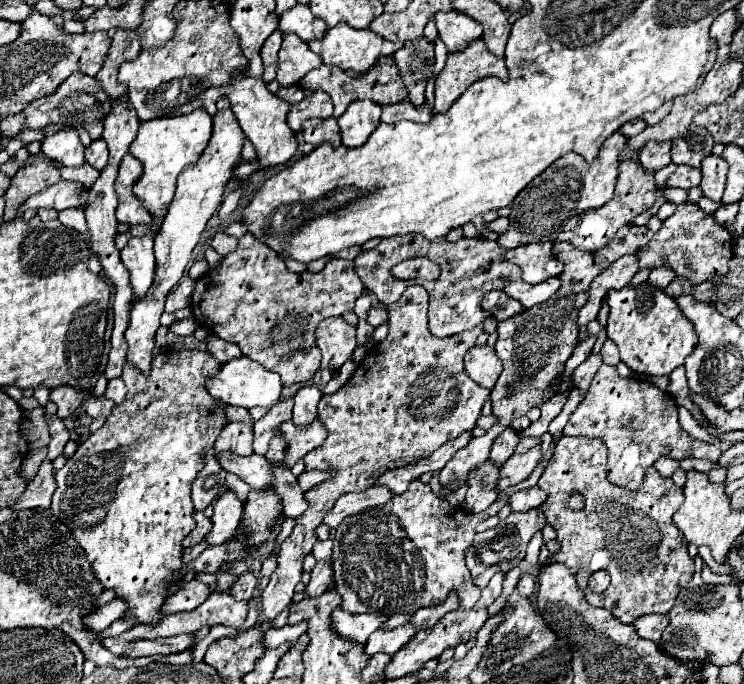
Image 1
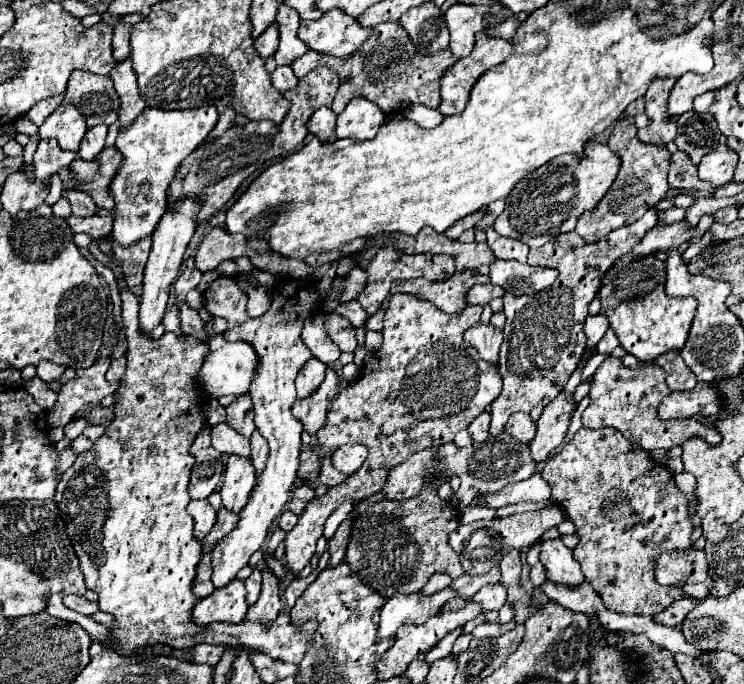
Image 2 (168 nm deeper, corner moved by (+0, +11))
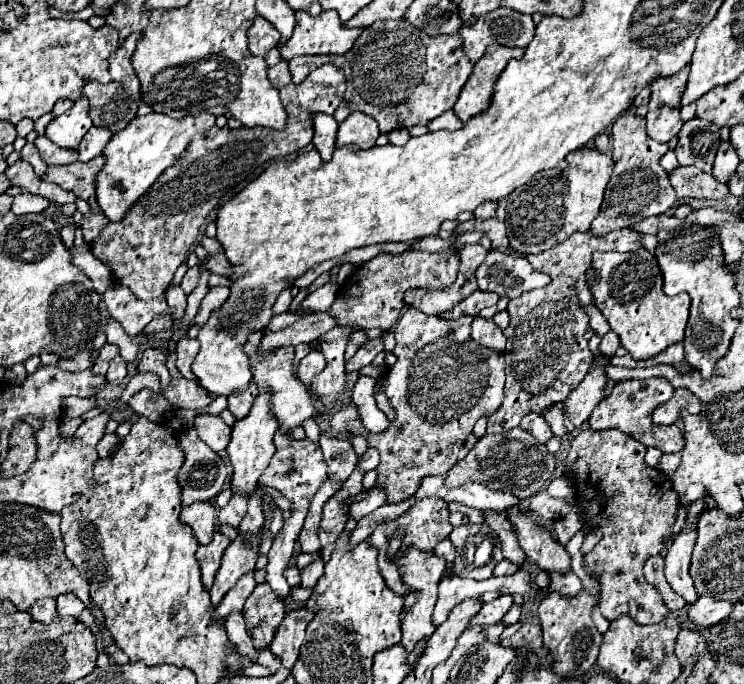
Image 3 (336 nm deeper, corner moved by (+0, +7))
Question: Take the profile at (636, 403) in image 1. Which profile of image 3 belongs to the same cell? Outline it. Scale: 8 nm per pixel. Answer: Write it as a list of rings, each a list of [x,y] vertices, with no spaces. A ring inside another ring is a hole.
[[[653,377],[653,379],[645,379],[645,381],[637,381],[637,379],[621,381],[613,387],[611,395],[605,397],[599,407],[595,407],[595,411],[589,417],[589,425],[591,425],[591,429],[613,429],[615,427],[615,429],[629,433],[631,437],[635,437],[637,441],[641,441],[647,447],[655,447],[663,453],[679,453],[685,445],[685,439],[683,439],[679,427],[677,425],[663,427],[663,425],[655,425],[651,421],[653,407],[663,401],[669,401],[673,397],[673,393],[675,393],[675,389],[665,377]]]

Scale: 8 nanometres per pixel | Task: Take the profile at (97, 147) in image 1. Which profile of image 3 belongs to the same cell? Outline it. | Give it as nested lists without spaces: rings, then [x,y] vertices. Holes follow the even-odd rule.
[[[91,127],[87,131],[87,135],[83,137],[81,145],[79,145],[79,161],[91,161],[93,157],[101,155],[103,147],[107,145],[107,141],[111,139],[111,131],[103,129],[103,127]]]

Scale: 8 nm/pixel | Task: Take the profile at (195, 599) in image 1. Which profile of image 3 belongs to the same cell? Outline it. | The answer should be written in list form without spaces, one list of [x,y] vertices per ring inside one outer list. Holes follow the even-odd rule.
[[[215,531],[213,541],[207,547],[197,549],[197,561],[201,565],[201,581],[203,581],[205,589],[211,589],[215,573],[221,565],[223,551],[229,547],[229,543],[231,543],[229,537],[225,537],[221,531]]]

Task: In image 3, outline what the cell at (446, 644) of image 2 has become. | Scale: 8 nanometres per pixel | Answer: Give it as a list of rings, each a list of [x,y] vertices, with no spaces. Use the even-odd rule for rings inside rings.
[[[501,595],[499,599],[495,599],[491,603],[485,603],[483,609],[479,611],[479,615],[471,619],[471,625],[495,625],[503,619],[503,615],[509,611],[511,605],[513,605],[513,597]]]

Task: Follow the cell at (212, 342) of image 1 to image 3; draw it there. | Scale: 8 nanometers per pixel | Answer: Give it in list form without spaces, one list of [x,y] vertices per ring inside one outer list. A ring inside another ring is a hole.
[[[171,285],[165,293],[165,299],[169,303],[169,307],[173,309],[173,319],[181,319],[183,313],[185,313],[185,307],[187,307],[187,295],[183,293],[183,289],[179,285]]]

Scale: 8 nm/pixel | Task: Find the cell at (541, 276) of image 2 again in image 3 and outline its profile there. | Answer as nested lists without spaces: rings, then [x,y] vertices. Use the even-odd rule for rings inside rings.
[[[489,249],[483,265],[477,269],[477,283],[481,291],[491,291],[509,299],[549,285],[549,281],[551,279],[535,271],[525,257],[507,255],[497,249]]]

